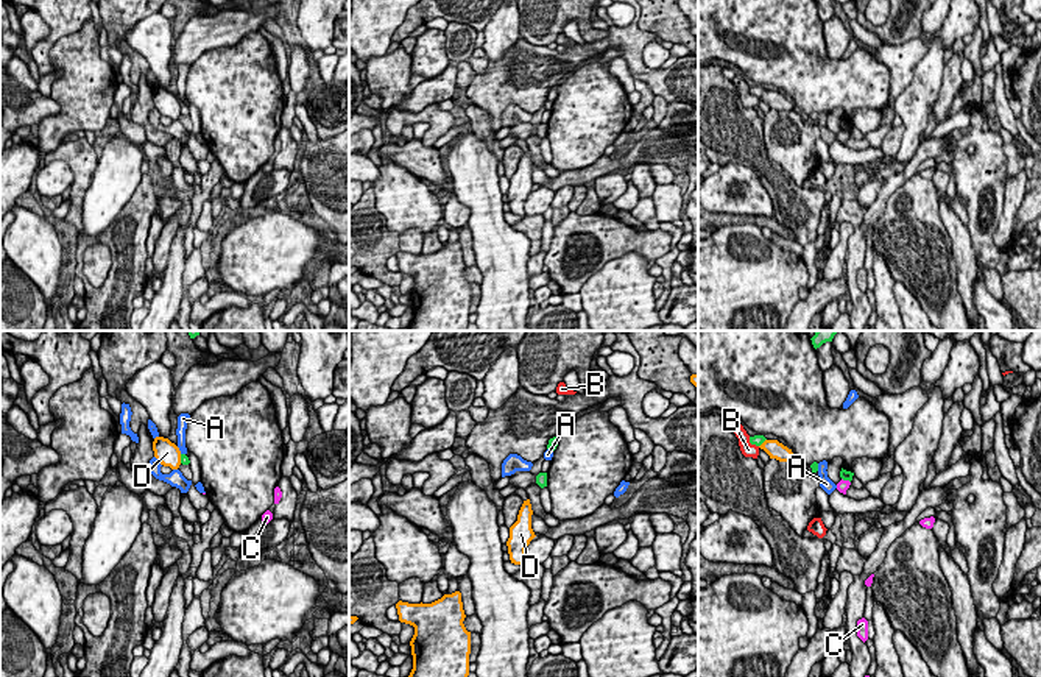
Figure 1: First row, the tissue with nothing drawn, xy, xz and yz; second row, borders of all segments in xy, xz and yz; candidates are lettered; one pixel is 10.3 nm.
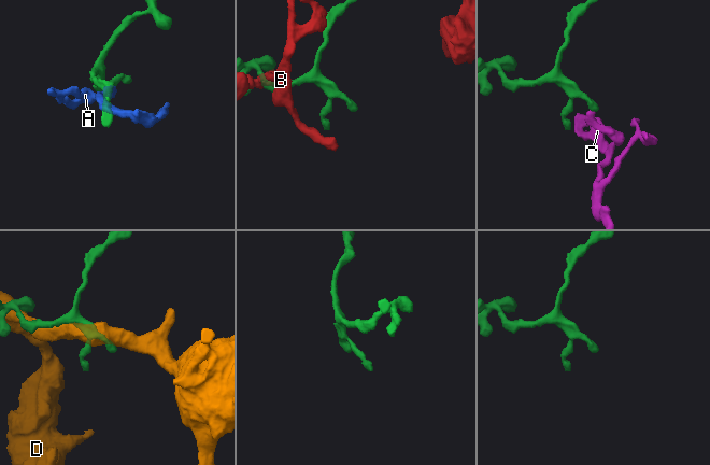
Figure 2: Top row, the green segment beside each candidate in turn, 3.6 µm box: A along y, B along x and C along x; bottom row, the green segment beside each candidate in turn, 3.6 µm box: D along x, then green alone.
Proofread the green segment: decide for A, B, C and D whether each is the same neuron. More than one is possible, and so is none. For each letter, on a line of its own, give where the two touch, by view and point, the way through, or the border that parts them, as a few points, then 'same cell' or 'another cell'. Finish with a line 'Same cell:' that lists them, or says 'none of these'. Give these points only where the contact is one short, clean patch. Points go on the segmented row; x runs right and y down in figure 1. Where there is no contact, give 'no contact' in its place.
A: meets green in yz at (817, 467); border along yz (817, 464), (818, 470); another cell
B: meets green in yz at (751, 443); another cell
C: meets green in yz at (846, 479); border along yz (842, 478), (850, 482); another cell
D: meets green in xy at (181, 459); another cell
Same cell: none of these

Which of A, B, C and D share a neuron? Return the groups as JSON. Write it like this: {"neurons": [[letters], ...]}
{"neurons": [["A"], ["B"], ["C"], ["D"]]}

